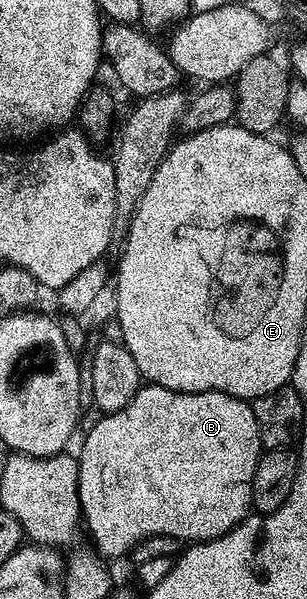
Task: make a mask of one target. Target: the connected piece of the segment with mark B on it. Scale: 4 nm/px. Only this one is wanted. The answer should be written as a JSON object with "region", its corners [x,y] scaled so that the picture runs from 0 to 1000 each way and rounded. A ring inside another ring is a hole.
{"region":[[[466,643],[433,663],[433,669],[420,669],[420,676],[407,676],[407,683],[352,686],[319,696],[326,699],[287,716],[270,741],[261,743],[257,753],[251,751],[251,765],[257,770],[257,835],[270,851],[267,878],[277,881],[280,891],[283,886],[296,891],[296,900],[309,905],[313,913],[306,918],[326,928],[345,930],[352,935],[388,933],[397,927],[423,928],[453,908],[515,893],[570,896],[622,907],[717,900],[805,865],[821,851],[824,796],[837,790],[847,763],[863,758],[837,696],[824,696],[824,683],[808,668],[736,659],[730,653],[603,656],[599,653],[567,653],[547,646]]]}

